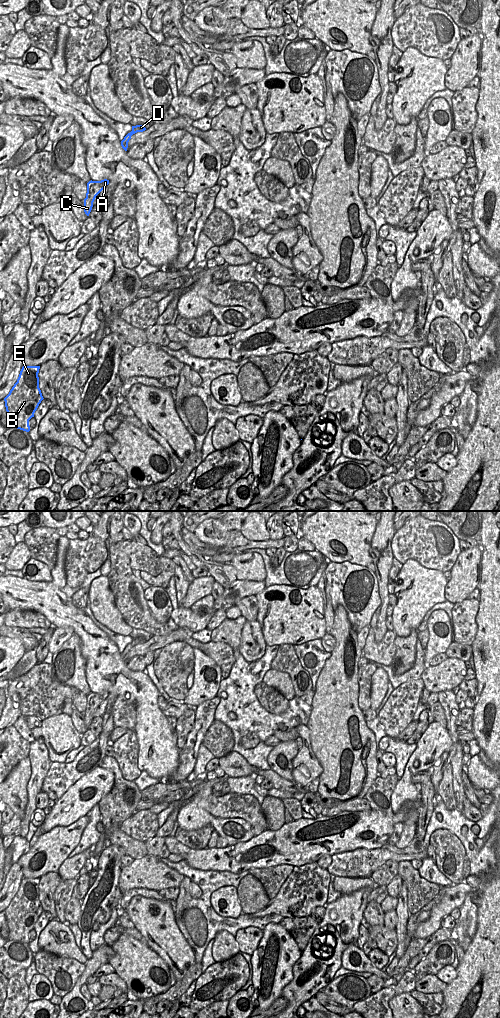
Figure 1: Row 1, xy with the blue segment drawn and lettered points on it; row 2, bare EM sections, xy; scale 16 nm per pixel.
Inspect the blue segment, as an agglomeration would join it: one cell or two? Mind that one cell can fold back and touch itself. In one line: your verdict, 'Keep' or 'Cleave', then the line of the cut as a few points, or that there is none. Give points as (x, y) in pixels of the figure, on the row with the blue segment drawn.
Cleave. Split along xy (130, 132), (133, 133).

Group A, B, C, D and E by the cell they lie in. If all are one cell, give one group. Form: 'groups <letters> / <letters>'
groups A B C E / D

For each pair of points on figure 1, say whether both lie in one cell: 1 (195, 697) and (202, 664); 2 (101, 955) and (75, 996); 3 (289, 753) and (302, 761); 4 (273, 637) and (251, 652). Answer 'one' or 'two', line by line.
1: one
2: one
3: two
4: two

